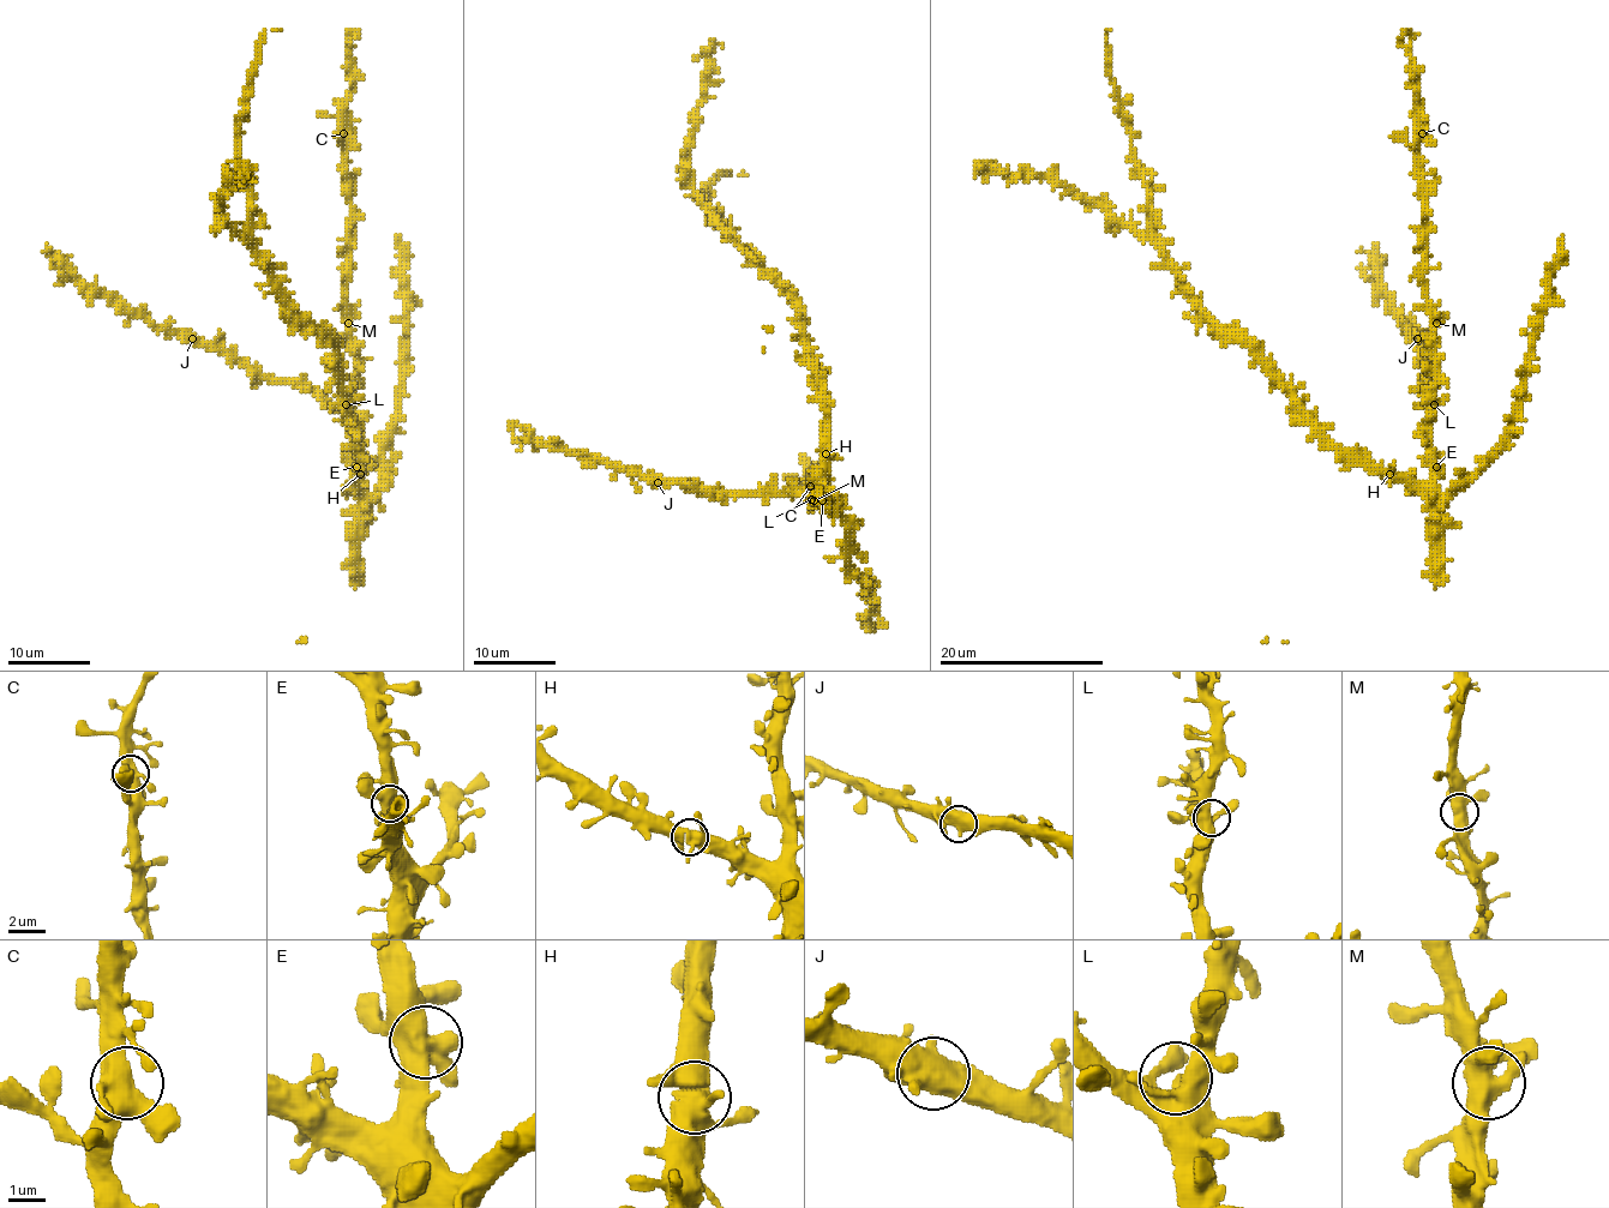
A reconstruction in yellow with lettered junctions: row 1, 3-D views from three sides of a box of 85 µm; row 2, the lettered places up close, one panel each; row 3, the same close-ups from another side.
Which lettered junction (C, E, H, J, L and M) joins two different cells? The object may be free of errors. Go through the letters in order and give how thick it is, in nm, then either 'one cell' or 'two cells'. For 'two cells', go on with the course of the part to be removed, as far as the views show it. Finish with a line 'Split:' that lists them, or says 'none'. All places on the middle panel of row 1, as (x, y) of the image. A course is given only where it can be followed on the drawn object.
C: 550 nm | one cell
E: 550 nm | one cell
H: 500 nm | one cell
J: 550 nm | one cell
L: 440 nm | one cell
M: 500 nm | one cell
Split: none

